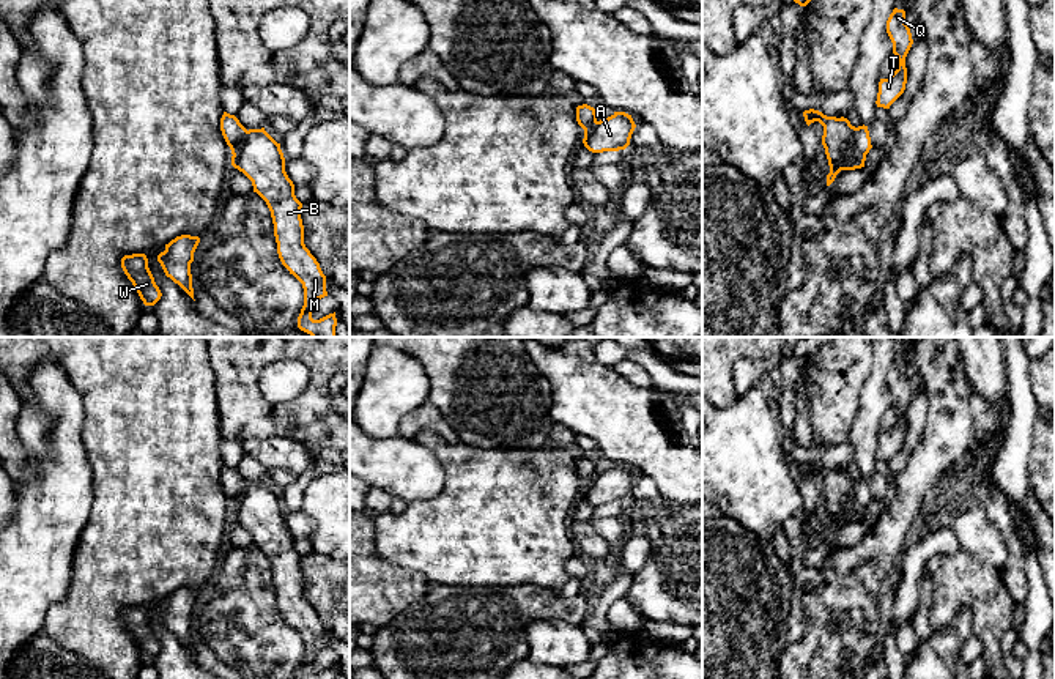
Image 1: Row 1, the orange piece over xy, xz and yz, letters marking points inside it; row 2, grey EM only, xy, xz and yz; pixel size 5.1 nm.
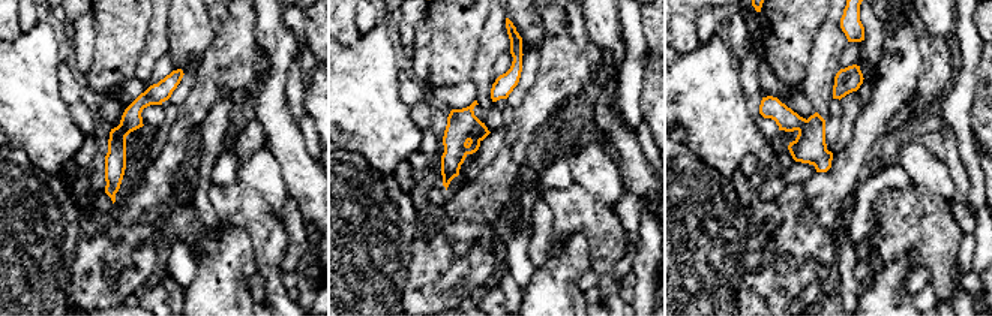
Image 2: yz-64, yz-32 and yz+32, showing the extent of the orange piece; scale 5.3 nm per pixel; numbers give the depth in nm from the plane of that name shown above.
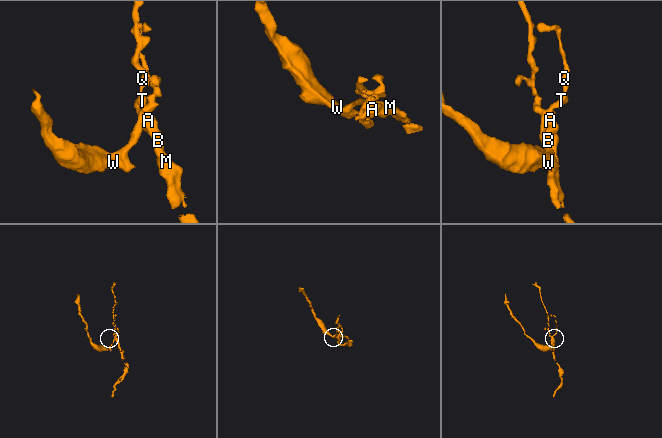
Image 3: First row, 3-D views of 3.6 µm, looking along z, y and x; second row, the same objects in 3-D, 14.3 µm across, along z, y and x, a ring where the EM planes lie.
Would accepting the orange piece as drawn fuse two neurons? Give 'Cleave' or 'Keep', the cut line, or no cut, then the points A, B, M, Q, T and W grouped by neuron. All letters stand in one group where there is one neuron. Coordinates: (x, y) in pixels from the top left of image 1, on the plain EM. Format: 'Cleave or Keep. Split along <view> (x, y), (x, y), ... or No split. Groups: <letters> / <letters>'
Cleave. Split along yz (855, 481), (840, 522). Groups: A B M / Q T W

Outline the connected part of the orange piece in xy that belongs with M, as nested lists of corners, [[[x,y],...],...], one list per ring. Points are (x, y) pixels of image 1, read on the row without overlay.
[[[265,480],[249,482],[231,509],[231,518],[252,534],[254,545],[266,555],[279,611],[302,636],[304,659],[298,679],[337,679],[335,665],[320,673],[312,671],[315,655],[328,649],[326,629],[304,597],[302,556],[296,551],[294,537],[285,525],[280,496]]]

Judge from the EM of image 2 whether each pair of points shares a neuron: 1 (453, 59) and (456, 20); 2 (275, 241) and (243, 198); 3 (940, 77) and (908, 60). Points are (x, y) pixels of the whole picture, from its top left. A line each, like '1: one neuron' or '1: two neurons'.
1: one neuron
2: one neuron
3: two neurons

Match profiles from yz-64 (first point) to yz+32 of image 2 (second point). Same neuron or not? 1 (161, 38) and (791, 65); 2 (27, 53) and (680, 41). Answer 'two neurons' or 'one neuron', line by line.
1: two neurons
2: two neurons

